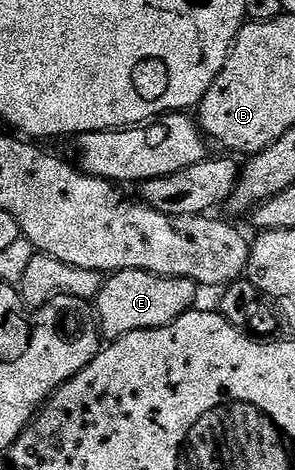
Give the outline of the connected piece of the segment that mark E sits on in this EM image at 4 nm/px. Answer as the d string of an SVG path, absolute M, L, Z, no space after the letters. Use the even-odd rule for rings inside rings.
M122 269L119 273L113 273L103 278L100 291L94 298L94 312L99 332L105 338L115 339L130 331L166 327L197 304L196 293L198 293L198 287L190 279L159 277L156 273L147 273L141 269Z

